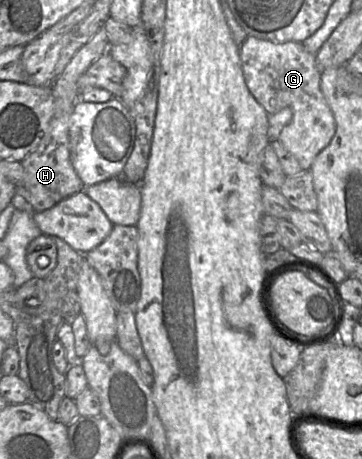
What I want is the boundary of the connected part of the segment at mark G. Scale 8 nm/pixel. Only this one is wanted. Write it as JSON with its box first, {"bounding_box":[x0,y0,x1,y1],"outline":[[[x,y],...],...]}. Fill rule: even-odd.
{"bounding_box":[240,36,336,170],"outline":[[[248,36],[240,46],[240,60],[250,93],[268,114],[275,114],[286,107],[292,110],[292,119],[278,139],[297,159],[301,168],[309,170],[315,157],[330,143],[336,129],[333,113],[320,88],[321,73],[317,69],[316,56],[308,52],[301,42],[274,43]]]}

